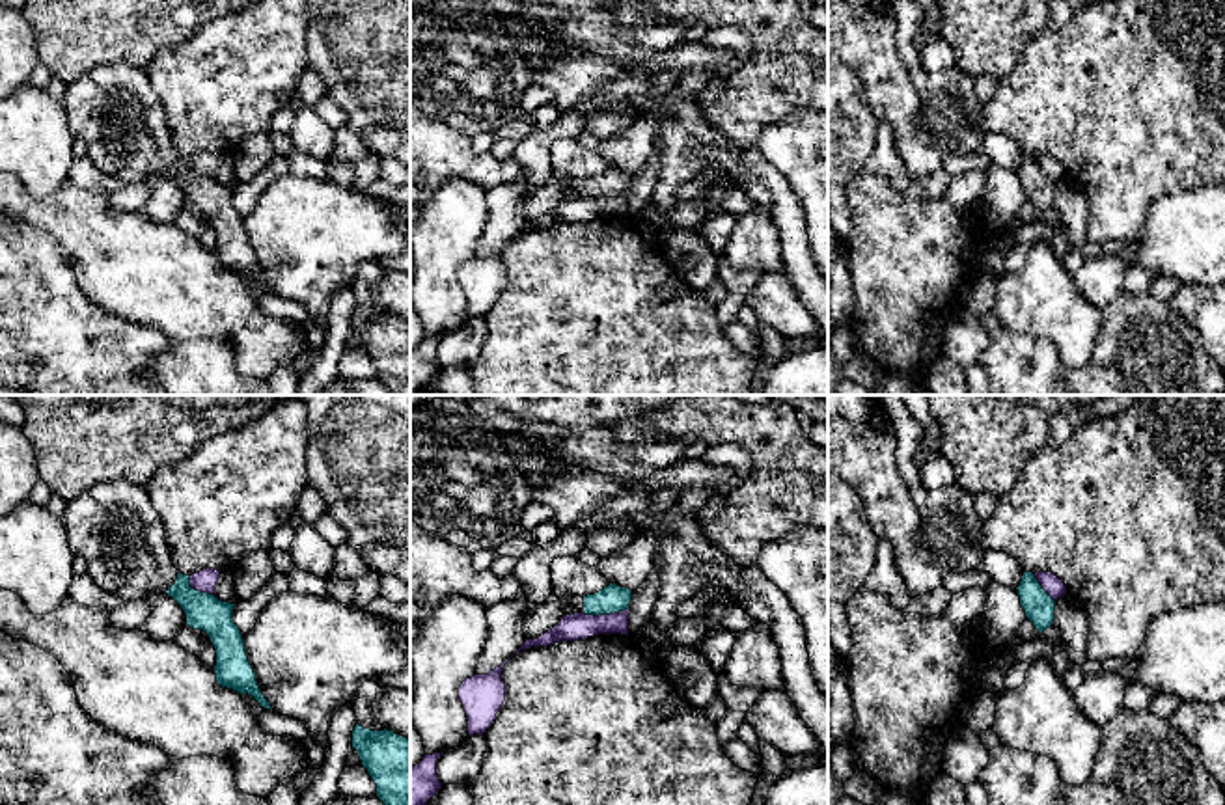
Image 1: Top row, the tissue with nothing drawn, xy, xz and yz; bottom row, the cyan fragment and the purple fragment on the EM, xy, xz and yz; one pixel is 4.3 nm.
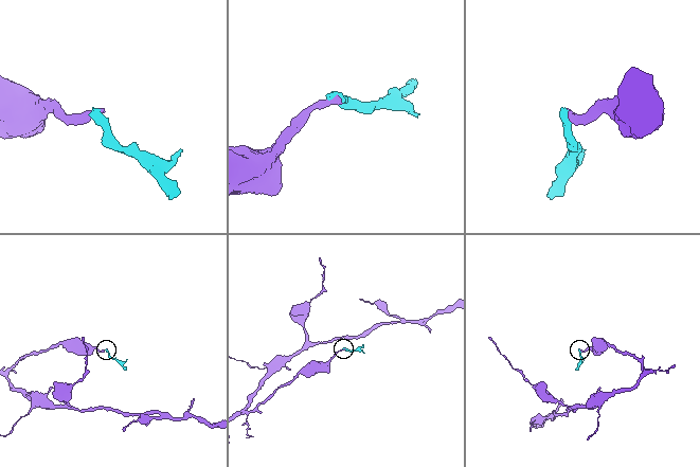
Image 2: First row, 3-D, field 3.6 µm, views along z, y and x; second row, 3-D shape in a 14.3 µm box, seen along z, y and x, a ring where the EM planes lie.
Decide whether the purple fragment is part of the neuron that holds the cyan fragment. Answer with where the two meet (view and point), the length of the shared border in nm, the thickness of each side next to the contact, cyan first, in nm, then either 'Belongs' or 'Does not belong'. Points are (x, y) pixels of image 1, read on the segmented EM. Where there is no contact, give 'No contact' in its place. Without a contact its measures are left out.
Touches cyan at xz (606, 613). Shared border 200 nm. Thickness 120 nm (cyan) against 110 nm. Does not belong

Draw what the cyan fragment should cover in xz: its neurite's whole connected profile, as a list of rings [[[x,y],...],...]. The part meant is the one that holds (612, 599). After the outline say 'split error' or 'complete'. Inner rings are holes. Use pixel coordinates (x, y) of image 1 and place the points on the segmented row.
[[[610,583],[602,591],[571,600],[559,600],[554,593],[539,606],[522,615],[522,630],[526,639],[537,639],[552,630],[565,615],[610,615],[630,607],[632,591]]]; split error

